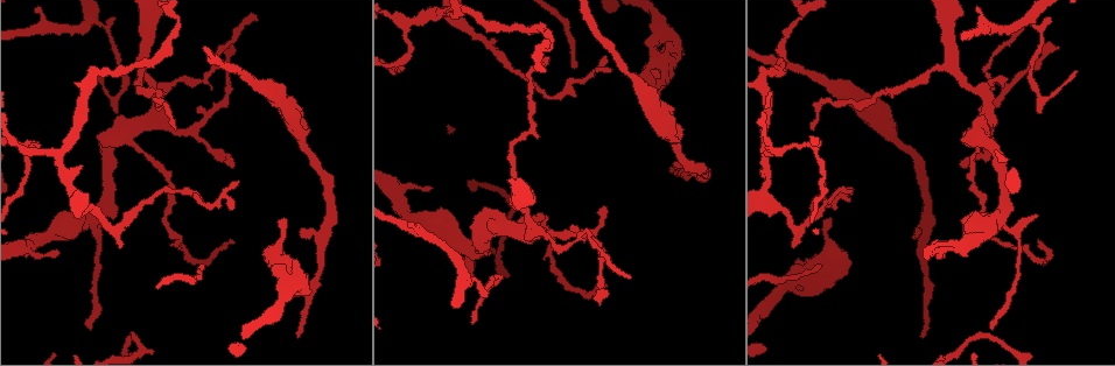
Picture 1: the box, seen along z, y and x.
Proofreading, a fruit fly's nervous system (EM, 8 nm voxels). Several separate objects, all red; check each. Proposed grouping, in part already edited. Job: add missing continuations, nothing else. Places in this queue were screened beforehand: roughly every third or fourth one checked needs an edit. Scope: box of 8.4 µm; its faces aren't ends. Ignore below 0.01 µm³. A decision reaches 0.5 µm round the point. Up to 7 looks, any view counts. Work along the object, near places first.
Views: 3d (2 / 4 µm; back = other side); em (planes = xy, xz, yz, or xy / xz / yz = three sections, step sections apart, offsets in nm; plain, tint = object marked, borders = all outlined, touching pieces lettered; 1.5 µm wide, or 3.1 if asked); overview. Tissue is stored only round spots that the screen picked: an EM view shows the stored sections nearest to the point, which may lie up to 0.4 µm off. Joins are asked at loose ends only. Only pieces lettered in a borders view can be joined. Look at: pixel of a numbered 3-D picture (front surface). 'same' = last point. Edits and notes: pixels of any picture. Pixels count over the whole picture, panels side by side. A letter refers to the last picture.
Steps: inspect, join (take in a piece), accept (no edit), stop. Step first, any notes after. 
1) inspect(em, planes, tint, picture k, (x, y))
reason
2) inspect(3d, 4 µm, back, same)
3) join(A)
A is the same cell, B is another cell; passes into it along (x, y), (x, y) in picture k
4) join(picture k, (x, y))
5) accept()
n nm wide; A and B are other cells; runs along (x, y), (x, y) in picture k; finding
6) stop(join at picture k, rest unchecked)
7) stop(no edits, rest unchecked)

inspect(3d, 2 µm, back, picture 1, (235, 181))

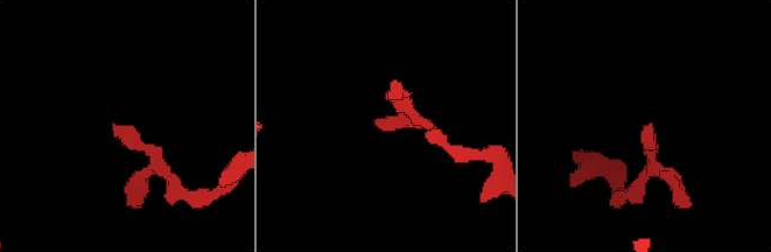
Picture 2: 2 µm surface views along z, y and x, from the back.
inspect(em, planes, borders, picture 2, (117, 125))
need the tissue

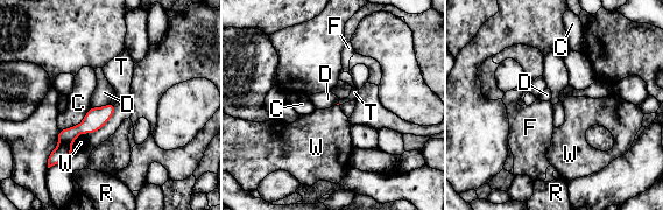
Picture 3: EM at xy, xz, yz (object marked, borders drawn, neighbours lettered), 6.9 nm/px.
accept()
C, D, F, R, T and W are other cells; border along (87, 133), (72, 142), (71, 153) in picture 3; none of them fits

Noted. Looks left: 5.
inspect(3d, 4 µm, picture 1, (264, 250))

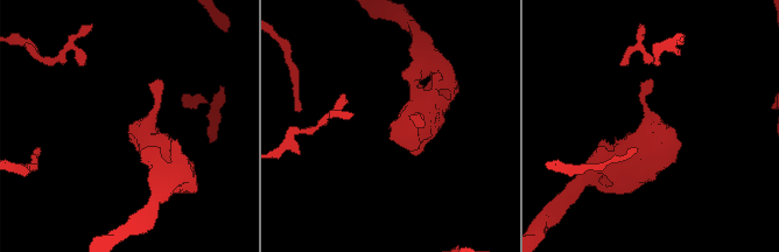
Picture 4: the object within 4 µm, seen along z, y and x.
inspect(em, planes, tint, picture 4, (664, 130))
need the tissue

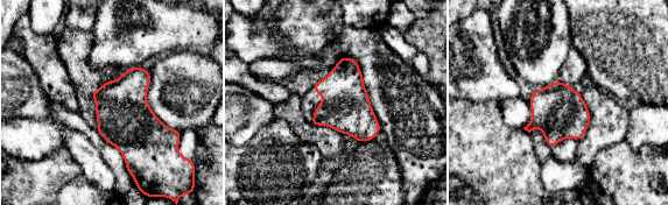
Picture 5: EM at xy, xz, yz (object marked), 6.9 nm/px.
inspect(em, planes, borders, same)
see the neighbours

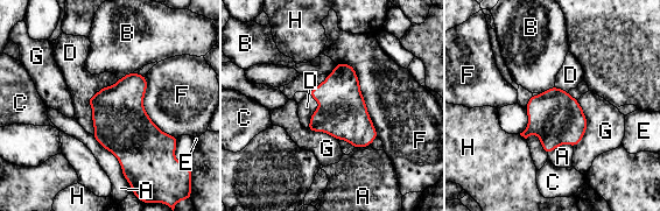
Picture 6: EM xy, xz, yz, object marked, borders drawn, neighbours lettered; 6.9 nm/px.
join(D)
D is the same cell, A, B, C, E, F, G and H are other cells; passes into it along (119, 118), (88, 103), (82, 85) in picture 6; the neuron continues

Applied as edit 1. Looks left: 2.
inspect(overview)

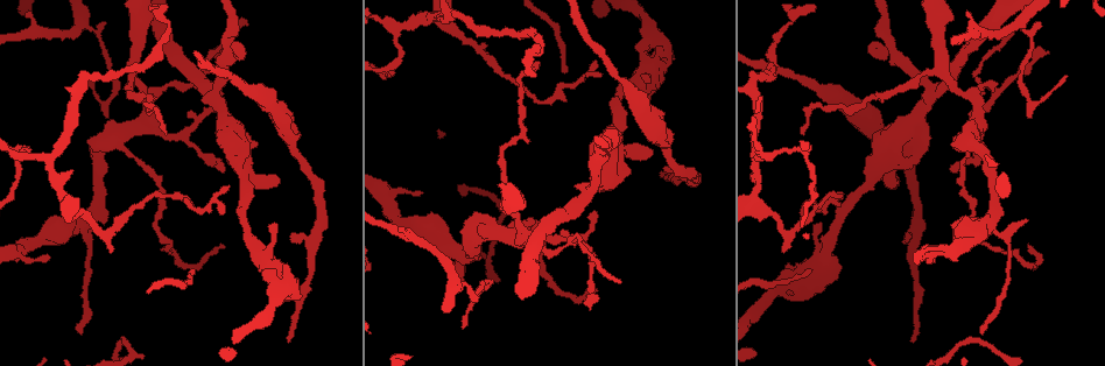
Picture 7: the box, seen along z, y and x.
inspect(em, planes, borders, picture 7, (661, 175))
thin end

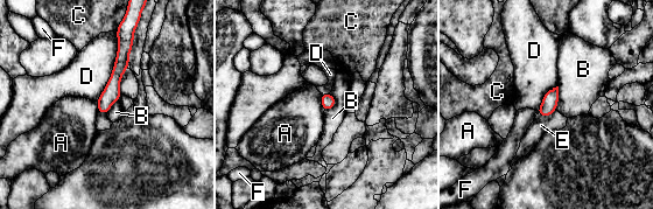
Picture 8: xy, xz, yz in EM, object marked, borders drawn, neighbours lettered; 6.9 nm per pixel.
join(E)
100 nm wide; E is the same cell, A, B, C, D and F are other cells; passes into it along (549, 103), (546, 117), (541, 125) in picture 8; the neuron continues

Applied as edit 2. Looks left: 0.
stop(join at picture 6, join at picture 8, rest unchecked)

